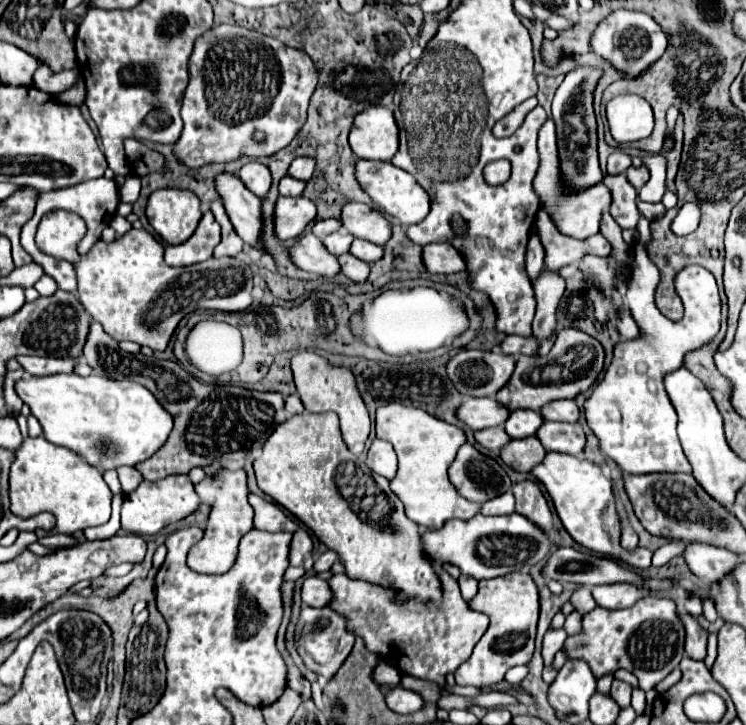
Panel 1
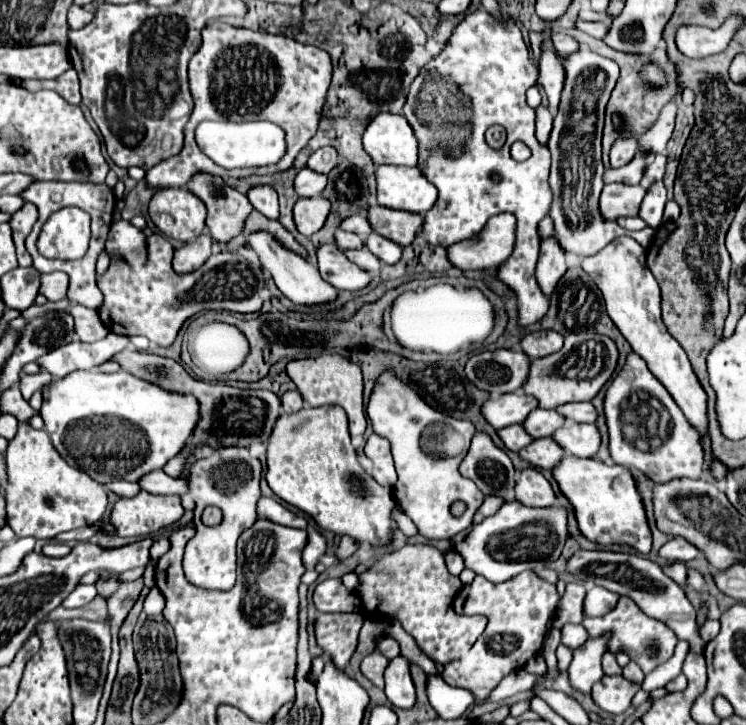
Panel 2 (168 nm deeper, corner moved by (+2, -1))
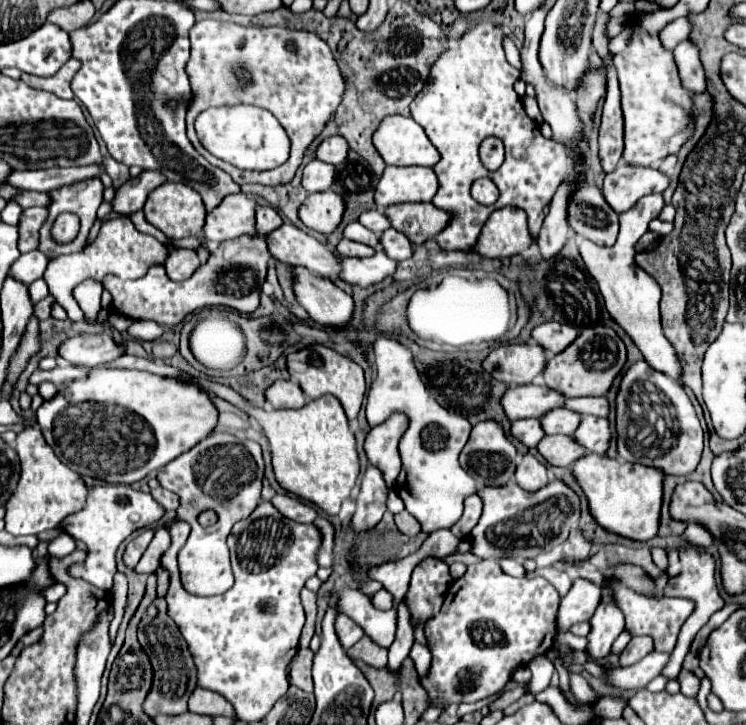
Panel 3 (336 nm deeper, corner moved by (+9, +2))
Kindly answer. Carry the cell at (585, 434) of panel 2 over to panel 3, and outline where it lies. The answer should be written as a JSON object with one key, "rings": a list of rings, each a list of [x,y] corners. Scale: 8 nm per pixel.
{"rings":[[[582,417],[582,423],[576,429],[574,437],[590,453],[604,455],[610,447],[610,439],[612,439],[610,421],[602,419],[602,417]]]}

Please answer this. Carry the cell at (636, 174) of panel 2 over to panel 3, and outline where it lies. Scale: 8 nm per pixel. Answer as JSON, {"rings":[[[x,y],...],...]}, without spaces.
{"rings":[[[638,29],[626,49],[616,55],[618,81],[622,91],[624,113],[624,161],[632,165],[658,165],[664,157],[678,153],[680,147],[694,135],[694,119],[682,101],[694,103],[694,93],[680,83],[674,53],[664,49],[658,33]]]}

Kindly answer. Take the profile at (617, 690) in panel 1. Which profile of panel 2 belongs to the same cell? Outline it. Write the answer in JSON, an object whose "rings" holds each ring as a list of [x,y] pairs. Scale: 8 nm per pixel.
{"rings":[[[629,662],[625,668],[623,668],[623,678],[629,678],[629,682],[643,682],[643,672],[641,668],[635,664],[635,662]]]}

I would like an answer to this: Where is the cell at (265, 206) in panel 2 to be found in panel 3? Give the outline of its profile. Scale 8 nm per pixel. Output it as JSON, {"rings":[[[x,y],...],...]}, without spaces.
{"rings":[[[258,207],[254,239],[230,239],[220,243],[218,249],[212,251],[208,263],[198,267],[198,271],[182,283],[170,281],[162,265],[150,267],[150,271],[136,281],[118,281],[112,277],[110,283],[110,277],[106,277],[104,289],[112,293],[112,309],[132,319],[152,319],[164,327],[176,325],[188,313],[212,305],[224,305],[240,313],[252,313],[260,305],[260,287],[268,273],[268,261],[272,259],[266,237],[280,225],[282,217],[272,207]]]}

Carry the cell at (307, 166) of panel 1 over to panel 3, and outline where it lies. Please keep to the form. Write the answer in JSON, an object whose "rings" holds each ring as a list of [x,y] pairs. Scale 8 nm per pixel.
{"rings":[[[334,135],[334,137],[328,137],[320,143],[318,151],[316,151],[316,157],[326,161],[326,163],[332,163],[332,165],[338,165],[346,159],[348,155],[348,143],[346,139],[342,139],[340,135]]]}

